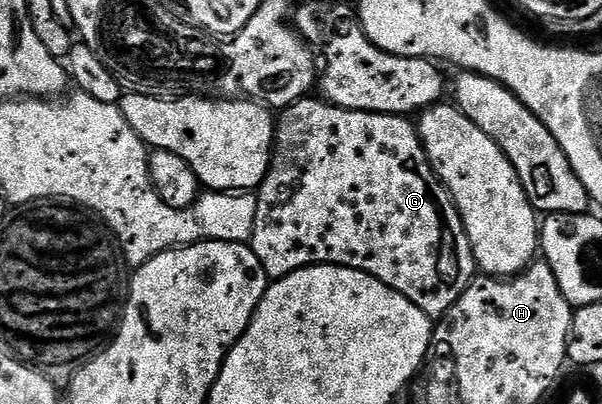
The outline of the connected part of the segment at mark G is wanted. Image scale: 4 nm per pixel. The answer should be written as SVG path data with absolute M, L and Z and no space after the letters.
M304 97L288 107L282 108L275 128L274 150L271 164L263 183L257 188L257 221L249 240L253 253L261 261L272 280L285 277L302 267L314 267L320 263L332 263L335 267L352 267L358 271L369 273L377 277L385 285L389 285L397 293L401 293L413 305L417 305L427 315L446 316L455 303L466 293L471 280L476 278L475 254L471 248L469 237L463 228L463 219L446 185L435 174L434 166L427 159L427 150L423 148L423 141L419 137L416 124L410 118L402 115L382 115L372 111L350 111L344 107L335 107L322 97Z

